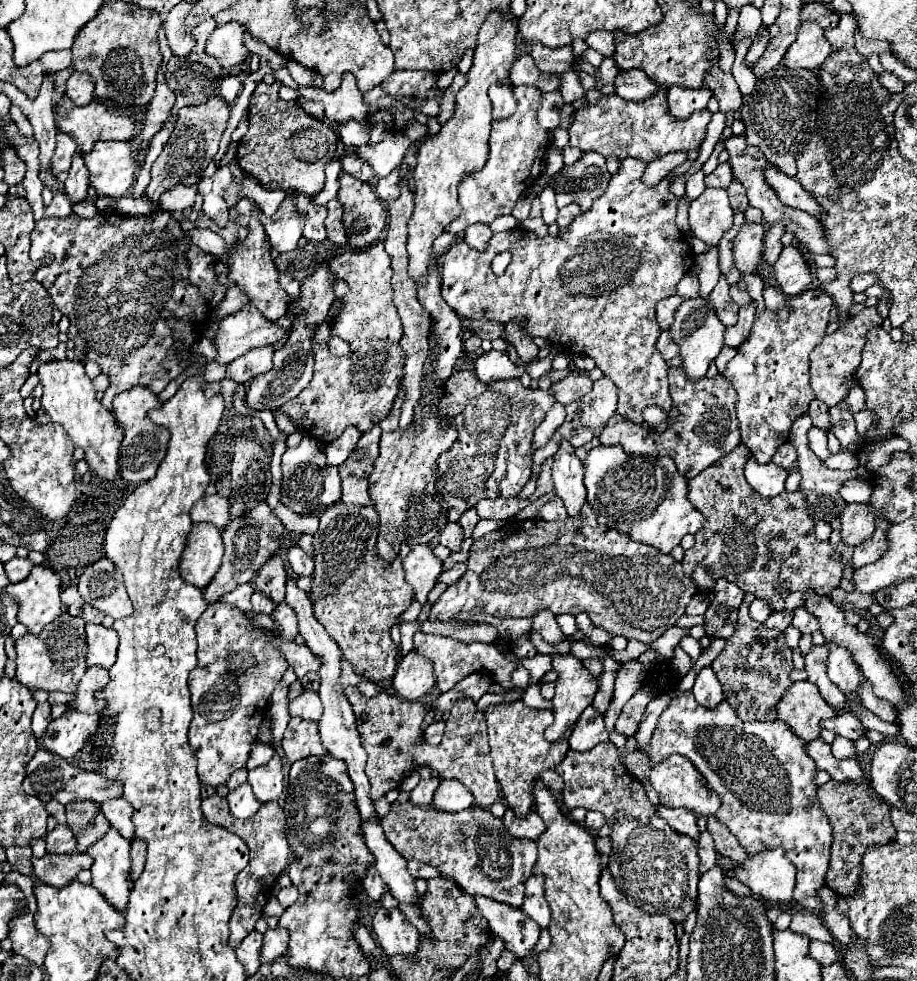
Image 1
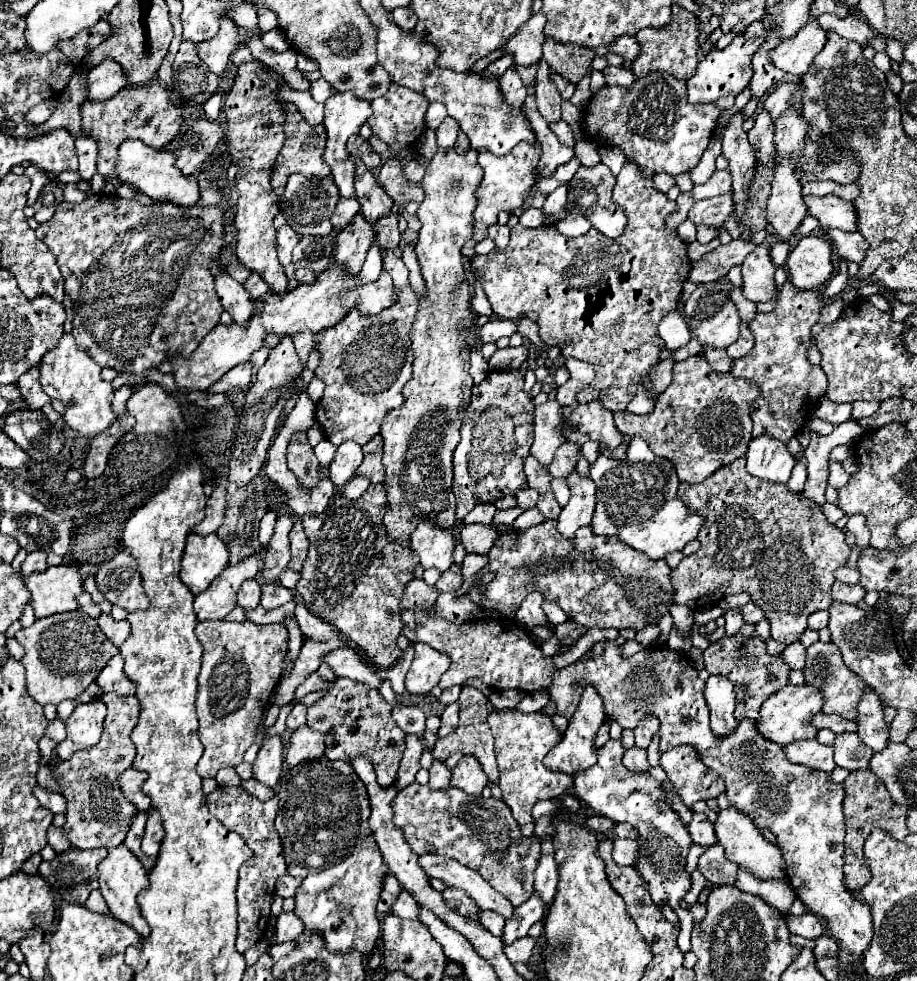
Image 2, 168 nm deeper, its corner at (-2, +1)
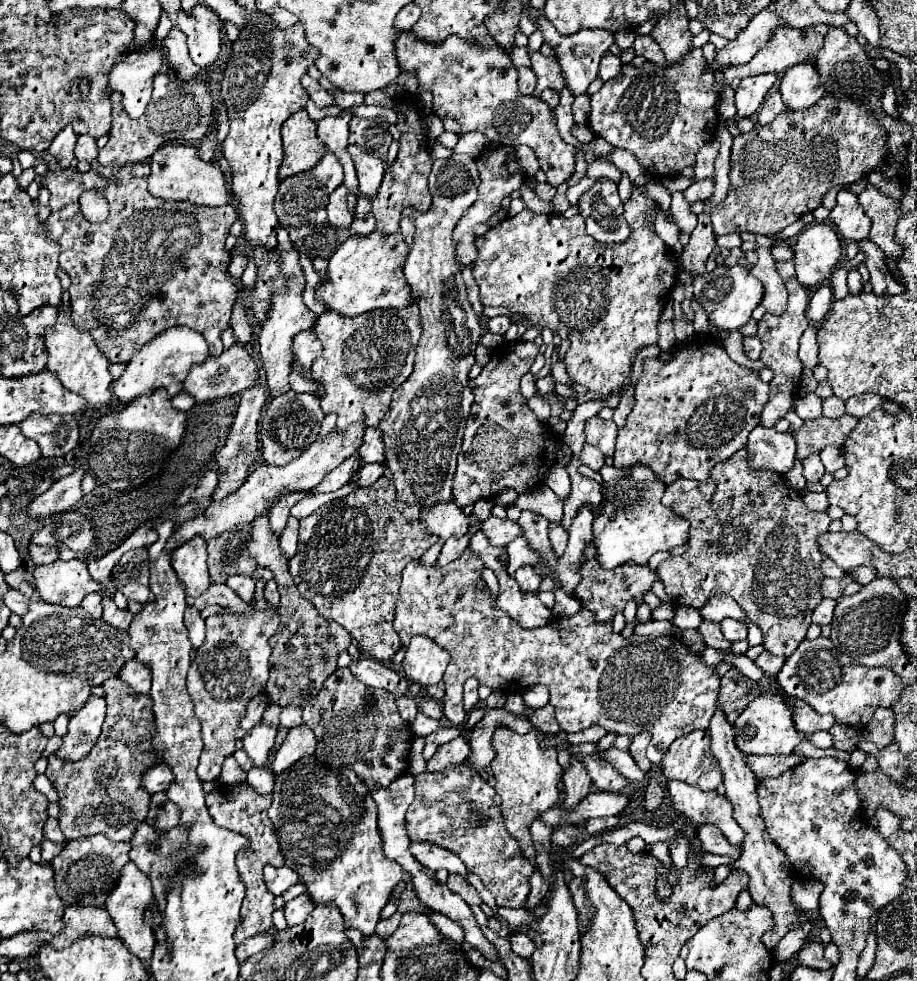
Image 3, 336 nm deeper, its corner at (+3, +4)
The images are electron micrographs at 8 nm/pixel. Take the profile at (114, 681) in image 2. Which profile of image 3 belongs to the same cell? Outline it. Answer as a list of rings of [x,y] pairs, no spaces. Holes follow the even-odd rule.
[[[137,659],[127,661],[127,665],[119,673],[119,679],[139,693],[149,695],[151,691],[151,671],[147,671],[147,667],[143,667],[141,663],[137,663]]]

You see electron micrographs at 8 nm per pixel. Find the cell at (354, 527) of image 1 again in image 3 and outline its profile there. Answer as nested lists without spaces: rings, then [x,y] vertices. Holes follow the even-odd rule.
[[[381,477],[371,487],[357,489],[343,499],[325,503],[313,515],[301,519],[299,547],[295,557],[289,561],[289,571],[299,593],[313,603],[319,615],[345,627],[363,655],[371,655],[373,659],[387,663],[401,647],[399,635],[393,629],[401,571],[409,561],[419,559],[433,543],[437,543],[435,535],[427,535],[421,527],[421,507],[399,503],[395,487],[387,477]]]

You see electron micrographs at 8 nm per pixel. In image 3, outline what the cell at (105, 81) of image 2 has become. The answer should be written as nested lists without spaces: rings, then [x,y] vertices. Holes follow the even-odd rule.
[[[151,47],[129,53],[127,59],[111,69],[109,87],[113,91],[121,91],[127,97],[125,109],[129,111],[129,115],[141,117],[145,113],[145,107],[151,101],[153,79],[161,71],[161,65],[163,51]]]

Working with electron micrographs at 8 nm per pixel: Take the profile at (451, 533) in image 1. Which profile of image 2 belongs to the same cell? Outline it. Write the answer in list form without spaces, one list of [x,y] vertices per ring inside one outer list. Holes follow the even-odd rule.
[[[462,524],[458,528],[458,538],[460,544],[466,548],[466,552],[474,552],[474,554],[488,554],[490,546],[494,544],[498,532],[492,530],[490,526],[482,526],[482,524]]]

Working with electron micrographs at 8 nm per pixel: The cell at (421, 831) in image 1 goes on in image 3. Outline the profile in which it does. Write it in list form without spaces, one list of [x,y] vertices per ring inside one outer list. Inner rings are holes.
[[[463,763],[441,773],[421,773],[415,777],[415,801],[407,811],[407,831],[413,841],[429,841],[459,855],[467,869],[481,877],[499,907],[525,907],[533,865],[523,859],[519,843],[505,831],[501,817],[501,797],[483,775],[467,771]]]

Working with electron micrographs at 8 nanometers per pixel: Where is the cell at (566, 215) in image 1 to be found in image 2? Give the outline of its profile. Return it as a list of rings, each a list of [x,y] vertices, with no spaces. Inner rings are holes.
[[[566,186],[556,188],[552,194],[548,194],[546,204],[542,206],[542,210],[544,210],[546,214],[552,214],[552,216],[554,216],[554,218],[558,218],[558,220],[564,220],[566,216],[570,216],[572,212],[568,210],[566,192],[568,192],[568,188],[566,188]]]

